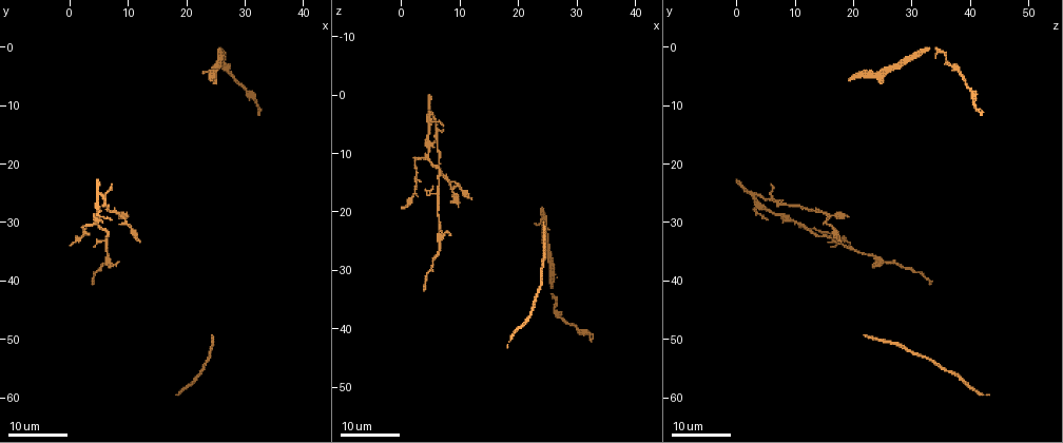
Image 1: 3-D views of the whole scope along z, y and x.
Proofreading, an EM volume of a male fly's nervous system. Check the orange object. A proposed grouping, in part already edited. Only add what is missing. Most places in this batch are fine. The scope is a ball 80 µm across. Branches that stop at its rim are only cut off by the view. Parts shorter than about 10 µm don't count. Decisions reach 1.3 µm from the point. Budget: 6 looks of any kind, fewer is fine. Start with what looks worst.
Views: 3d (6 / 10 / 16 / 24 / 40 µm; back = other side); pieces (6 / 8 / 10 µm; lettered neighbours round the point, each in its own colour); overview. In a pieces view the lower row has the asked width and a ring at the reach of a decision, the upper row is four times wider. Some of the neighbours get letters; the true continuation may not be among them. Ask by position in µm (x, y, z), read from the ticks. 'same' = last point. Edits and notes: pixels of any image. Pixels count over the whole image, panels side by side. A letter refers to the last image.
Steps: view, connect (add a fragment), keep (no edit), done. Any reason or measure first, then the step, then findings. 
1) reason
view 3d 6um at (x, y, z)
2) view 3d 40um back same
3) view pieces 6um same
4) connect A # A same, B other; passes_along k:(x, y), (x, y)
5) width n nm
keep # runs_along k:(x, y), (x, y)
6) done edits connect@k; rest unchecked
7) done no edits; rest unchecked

free end
view 3d 24um at (4.5, 40.0, 33.0)

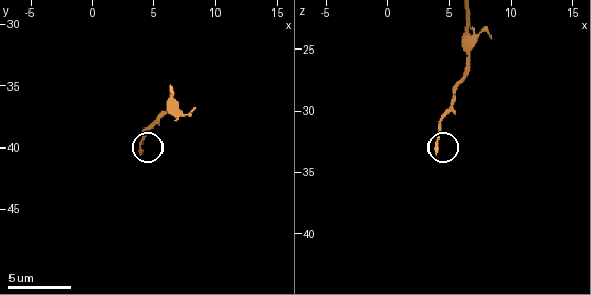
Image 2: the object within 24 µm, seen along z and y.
what lies round it
view pieces 8um at (3.8, 40.2, 33.2)

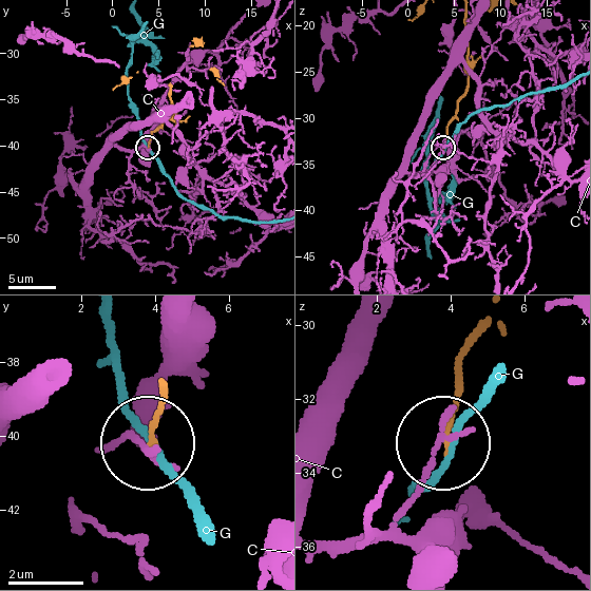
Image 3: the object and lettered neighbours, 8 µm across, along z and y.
keep # C other, G other; runs_along 3:(473, 342), (447, 442); no lettered fragment goes on from it

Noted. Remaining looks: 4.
an open end
view 3d 24um at (9.5, 29.5, 19.0)

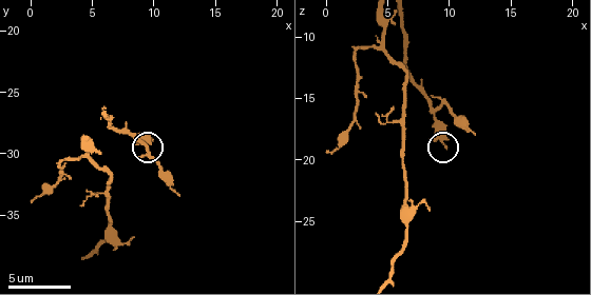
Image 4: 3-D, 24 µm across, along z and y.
view pieces 6um same

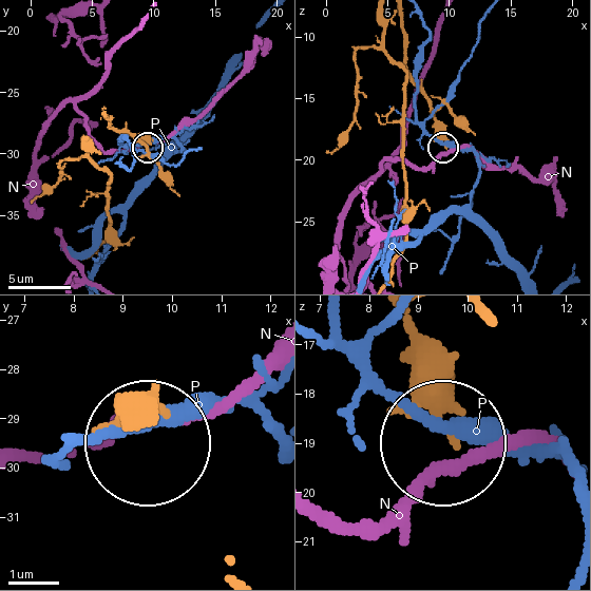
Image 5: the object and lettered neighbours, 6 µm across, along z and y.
keep # N other, P other; none of them fits

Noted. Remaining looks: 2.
thin end
view 3d 10um at (12.0, 33.2, 17.8)

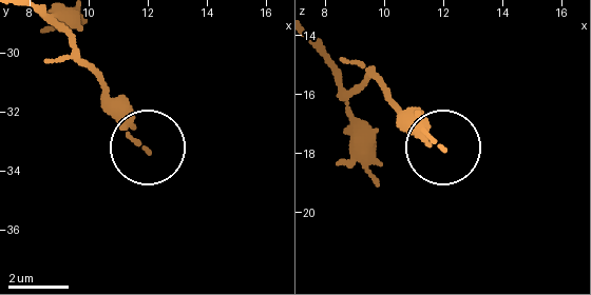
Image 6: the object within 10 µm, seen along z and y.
view pieces 10um at (12.0, 33.3, 17.8)

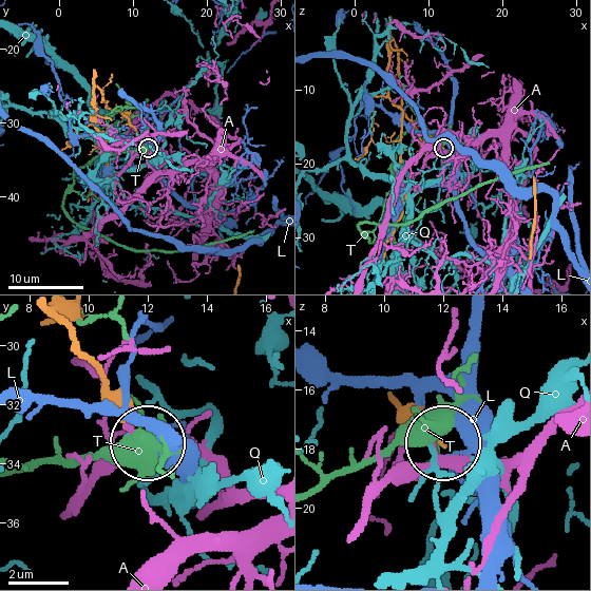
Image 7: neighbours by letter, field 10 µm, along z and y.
width 100 nm
keep # A other, L other, Q other, T other; runs_along 7:(391, 401), (441, 443); no lettered fragment goes on from it

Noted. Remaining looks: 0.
done no edits; rest unchecked

